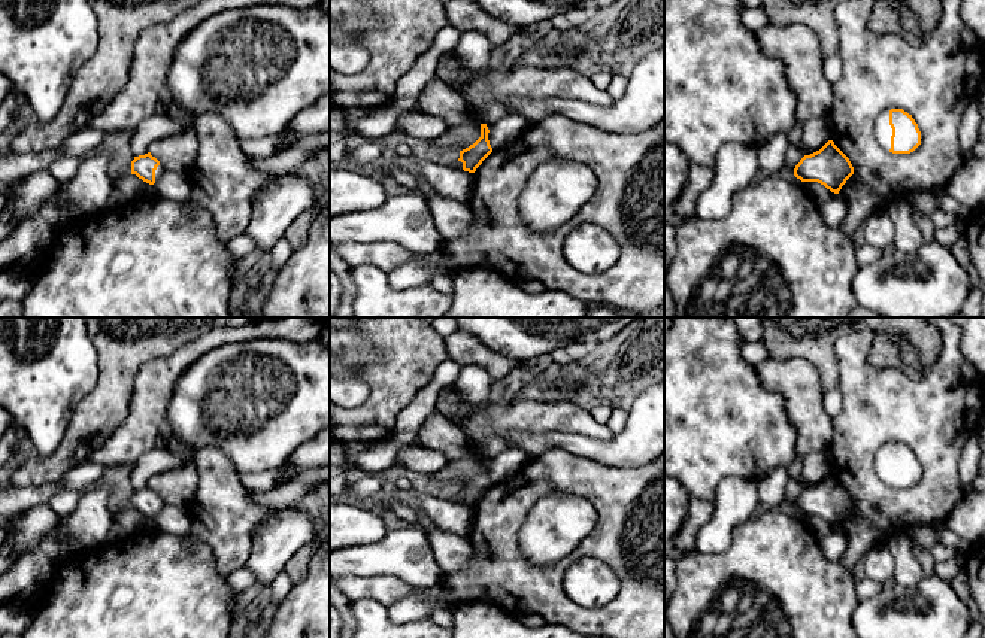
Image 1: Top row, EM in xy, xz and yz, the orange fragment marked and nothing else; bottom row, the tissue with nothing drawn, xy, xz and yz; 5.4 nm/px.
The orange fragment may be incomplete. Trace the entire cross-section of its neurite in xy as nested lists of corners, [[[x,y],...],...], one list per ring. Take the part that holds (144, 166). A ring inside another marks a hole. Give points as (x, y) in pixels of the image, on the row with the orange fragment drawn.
[[[151,152],[134,157],[131,161],[131,174],[136,174],[139,179],[149,185],[154,185],[164,171],[166,168],[155,157],[151,155]]]

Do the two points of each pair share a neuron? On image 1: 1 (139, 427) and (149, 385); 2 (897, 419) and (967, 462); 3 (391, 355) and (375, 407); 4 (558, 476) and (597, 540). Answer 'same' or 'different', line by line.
1: same
2: different
3: same
4: same

